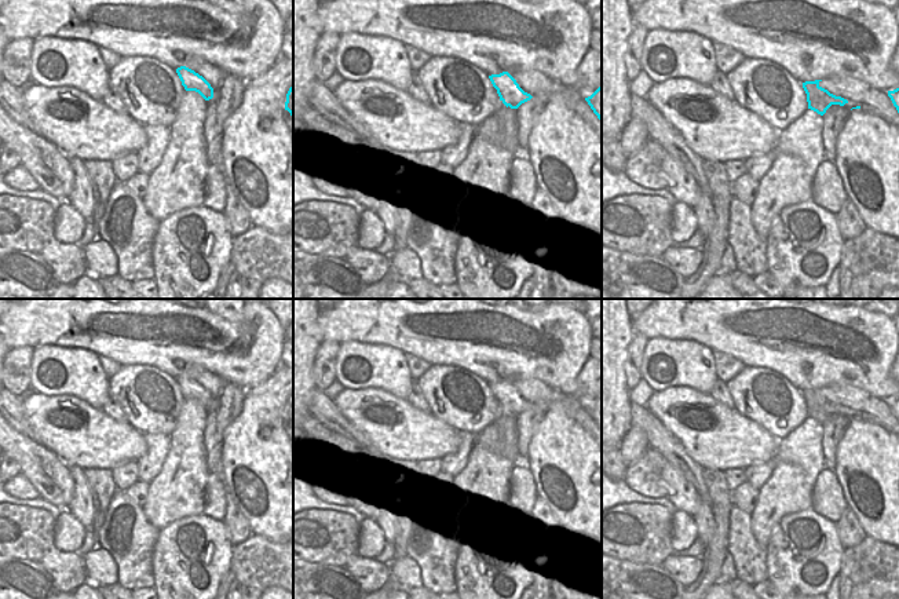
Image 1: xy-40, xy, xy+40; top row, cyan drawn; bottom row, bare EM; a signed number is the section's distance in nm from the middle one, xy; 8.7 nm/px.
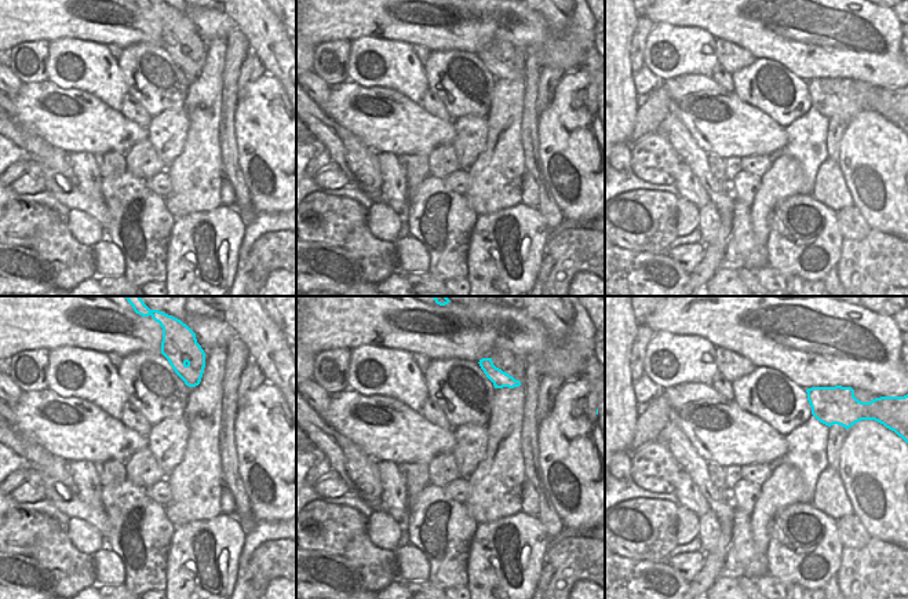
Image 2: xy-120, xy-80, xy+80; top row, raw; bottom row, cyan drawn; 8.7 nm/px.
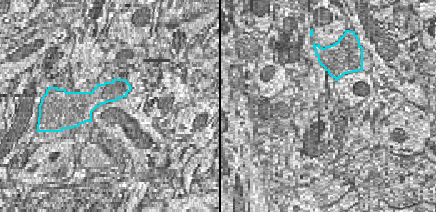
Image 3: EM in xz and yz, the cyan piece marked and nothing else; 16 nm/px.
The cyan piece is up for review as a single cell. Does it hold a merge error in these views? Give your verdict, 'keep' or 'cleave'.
cleave

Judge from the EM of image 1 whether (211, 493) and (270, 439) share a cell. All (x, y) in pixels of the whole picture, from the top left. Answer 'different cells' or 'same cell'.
different cells

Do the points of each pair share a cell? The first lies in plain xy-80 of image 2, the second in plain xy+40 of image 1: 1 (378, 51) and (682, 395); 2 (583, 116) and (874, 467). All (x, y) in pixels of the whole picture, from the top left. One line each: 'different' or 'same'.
1: different
2: same

